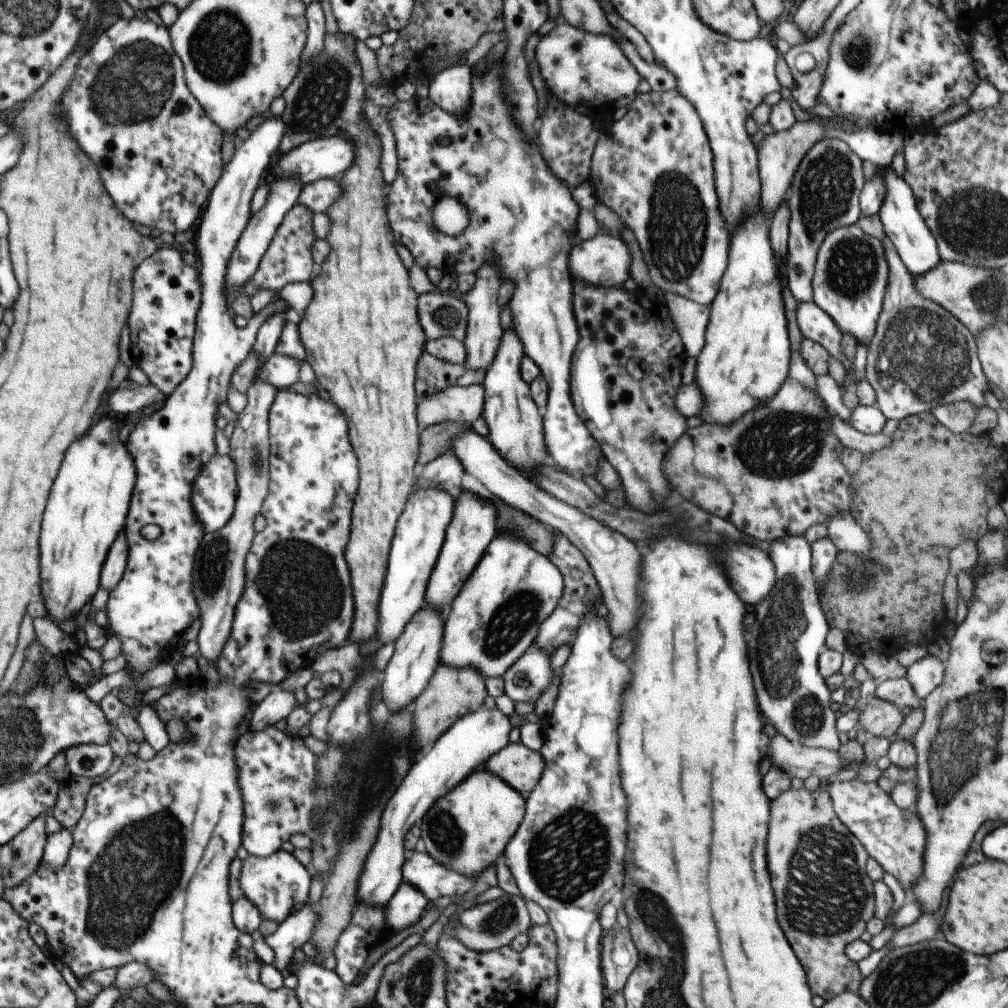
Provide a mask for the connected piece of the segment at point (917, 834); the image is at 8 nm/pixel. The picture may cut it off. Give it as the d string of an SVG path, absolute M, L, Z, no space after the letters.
M834 777L826 784L834 812L842 824L862 843L869 858L881 864L885 872L892 874L908 892L920 880L924 866L926 829L919 814L898 808L876 781L864 783L858 778L842 781Z

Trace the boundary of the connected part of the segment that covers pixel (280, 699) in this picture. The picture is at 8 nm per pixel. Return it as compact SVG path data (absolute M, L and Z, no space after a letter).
M276 687L271 691L252 714L252 730L266 730L274 726L278 720L284 720L297 705L296 696L290 690L279 690Z

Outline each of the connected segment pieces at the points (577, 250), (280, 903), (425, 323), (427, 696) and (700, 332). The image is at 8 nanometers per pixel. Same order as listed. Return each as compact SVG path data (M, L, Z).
M598 234L592 240L586 240L582 244L574 242L574 248L570 250L570 272L572 282L588 282L600 288L623 287L630 283L630 250L622 238L610 234Z
M280 849L266 857L249 855L242 862L238 880L244 896L261 909L262 920L282 924L292 912L300 910L308 902L312 877L292 853Z
M441 292L421 293L417 301L418 320L427 339L454 336L463 342L469 314L466 302Z
M439 664L430 678L430 684L426 690L418 696L416 706L414 706L414 740L418 742L418 748L426 744L424 750L428 750L446 730L459 718L476 712L484 705L484 700L488 696L485 687L485 678L480 676L478 670L474 668L450 668Z
M665 293L665 298L686 355L696 358L705 345L709 305L698 304L683 296L674 296L672 293Z

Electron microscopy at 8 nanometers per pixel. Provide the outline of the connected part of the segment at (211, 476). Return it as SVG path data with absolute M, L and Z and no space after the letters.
M230 455L214 456L212 460L206 461L206 466L202 468L201 474L194 483L193 504L197 509L197 516L206 526L206 533L220 531L236 514L237 495L240 493L236 468L236 462Z

